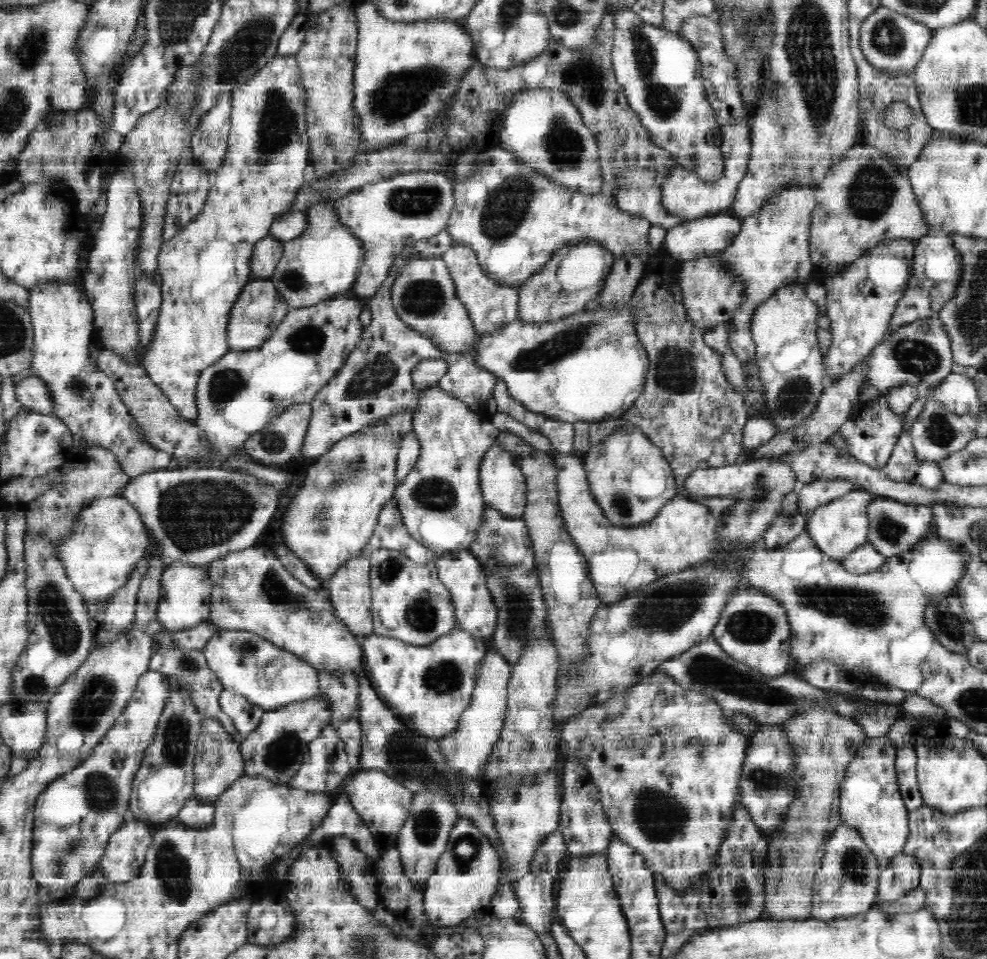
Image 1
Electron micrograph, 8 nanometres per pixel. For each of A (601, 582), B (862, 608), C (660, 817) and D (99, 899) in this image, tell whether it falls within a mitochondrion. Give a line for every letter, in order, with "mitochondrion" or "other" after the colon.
A: other
B: mitochondrion
C: mitochondrion
D: other

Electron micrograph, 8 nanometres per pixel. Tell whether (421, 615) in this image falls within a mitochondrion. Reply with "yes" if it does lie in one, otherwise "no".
yes

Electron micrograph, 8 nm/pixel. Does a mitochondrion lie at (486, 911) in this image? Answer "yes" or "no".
no

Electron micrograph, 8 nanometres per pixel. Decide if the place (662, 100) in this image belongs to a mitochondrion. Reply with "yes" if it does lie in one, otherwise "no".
yes

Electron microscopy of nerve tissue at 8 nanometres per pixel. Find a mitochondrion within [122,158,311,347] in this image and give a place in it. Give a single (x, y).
(291, 279)

